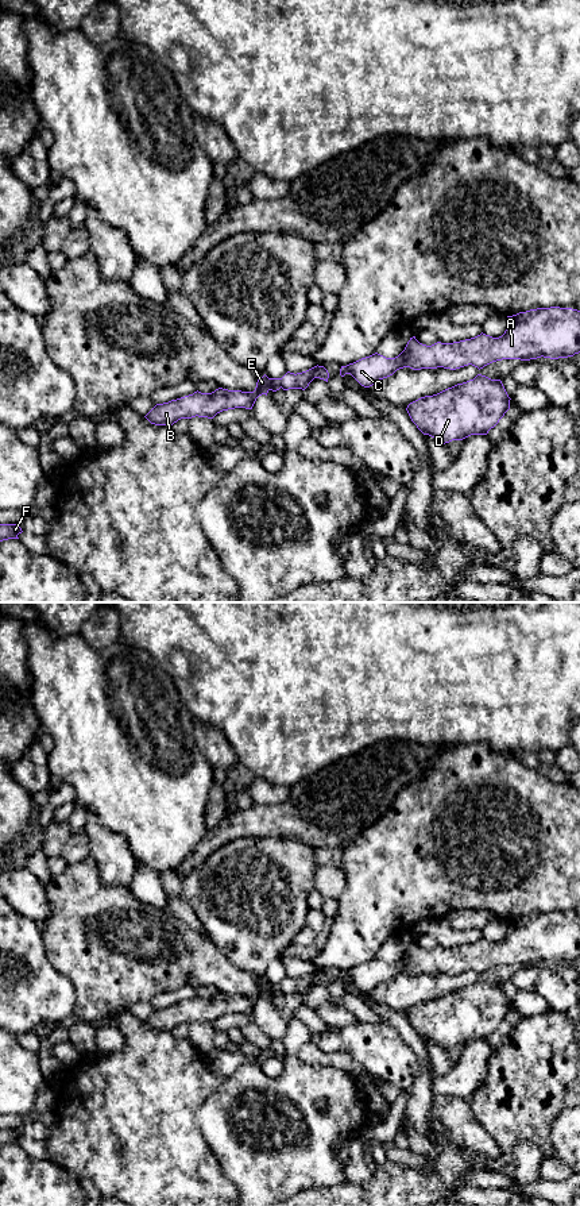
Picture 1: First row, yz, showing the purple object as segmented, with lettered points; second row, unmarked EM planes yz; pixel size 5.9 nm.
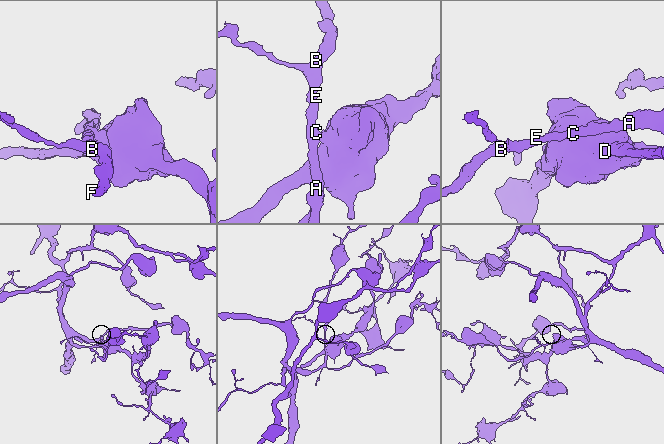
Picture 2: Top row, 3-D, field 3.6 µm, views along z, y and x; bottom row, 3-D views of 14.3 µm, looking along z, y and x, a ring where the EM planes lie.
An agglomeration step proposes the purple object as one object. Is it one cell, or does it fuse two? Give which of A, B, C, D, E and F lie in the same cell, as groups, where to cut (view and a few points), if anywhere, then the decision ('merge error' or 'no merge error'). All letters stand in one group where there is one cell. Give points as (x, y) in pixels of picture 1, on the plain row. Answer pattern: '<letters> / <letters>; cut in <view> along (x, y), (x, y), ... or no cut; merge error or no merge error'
A B C D E F; no cut; no merge error

